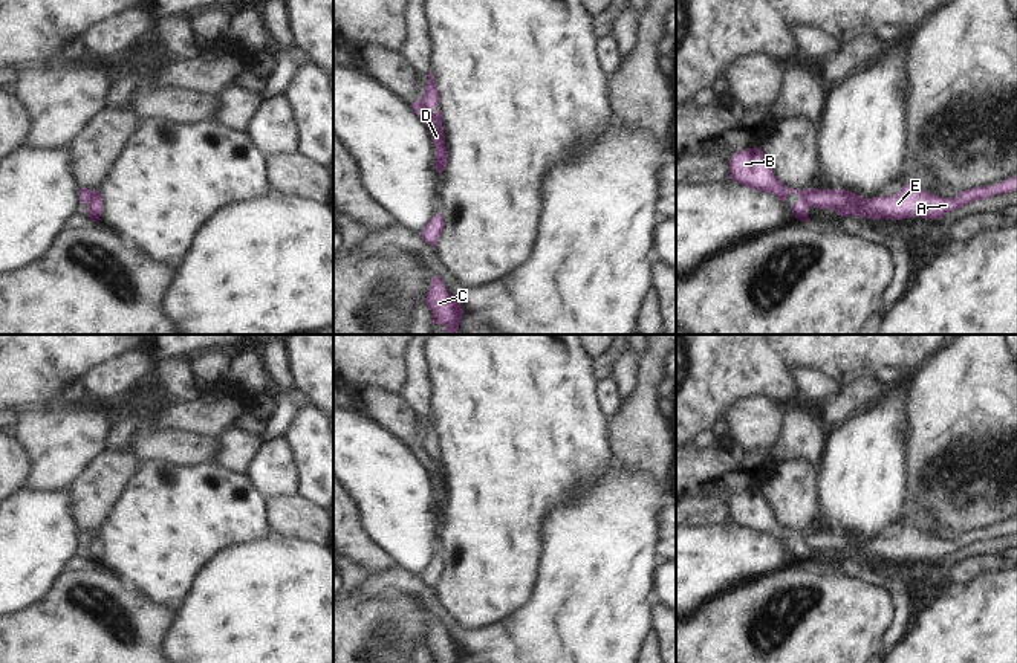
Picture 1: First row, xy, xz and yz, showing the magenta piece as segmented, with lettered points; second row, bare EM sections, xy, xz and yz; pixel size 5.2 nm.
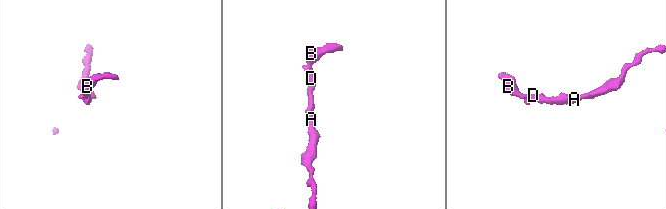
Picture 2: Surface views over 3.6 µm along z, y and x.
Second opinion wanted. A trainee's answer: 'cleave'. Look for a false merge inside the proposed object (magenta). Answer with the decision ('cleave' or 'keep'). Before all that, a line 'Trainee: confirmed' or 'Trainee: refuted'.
Trainee: confirmed
cleave

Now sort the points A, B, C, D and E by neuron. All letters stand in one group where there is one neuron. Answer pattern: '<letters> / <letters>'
A C D E / B

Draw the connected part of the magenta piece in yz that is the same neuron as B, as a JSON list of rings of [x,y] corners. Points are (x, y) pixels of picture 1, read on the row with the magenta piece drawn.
[[[762,147],[736,153],[728,162],[728,167],[731,173],[729,177],[743,186],[771,192],[783,202],[791,192],[795,192],[800,197],[800,200],[792,205],[795,218],[800,222],[811,220],[807,214],[811,206],[804,200],[804,191],[788,188],[777,179]]]

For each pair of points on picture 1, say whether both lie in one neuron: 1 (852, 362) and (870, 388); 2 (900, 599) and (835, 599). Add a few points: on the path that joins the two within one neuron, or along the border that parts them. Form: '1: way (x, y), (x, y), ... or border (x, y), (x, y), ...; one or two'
1: border (874, 373), (841, 387); two
2: border (874, 584), (893, 605), (883, 634); two

